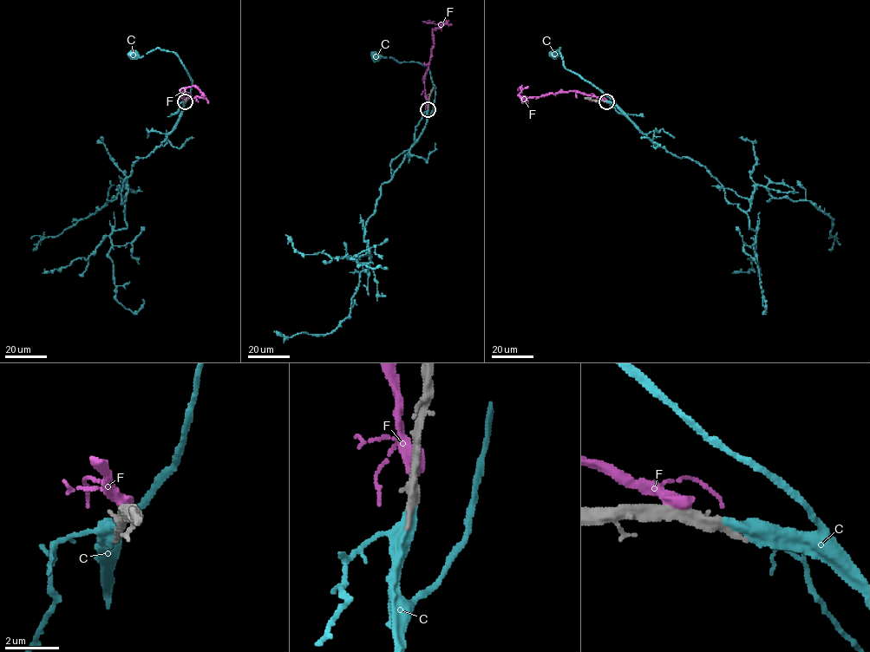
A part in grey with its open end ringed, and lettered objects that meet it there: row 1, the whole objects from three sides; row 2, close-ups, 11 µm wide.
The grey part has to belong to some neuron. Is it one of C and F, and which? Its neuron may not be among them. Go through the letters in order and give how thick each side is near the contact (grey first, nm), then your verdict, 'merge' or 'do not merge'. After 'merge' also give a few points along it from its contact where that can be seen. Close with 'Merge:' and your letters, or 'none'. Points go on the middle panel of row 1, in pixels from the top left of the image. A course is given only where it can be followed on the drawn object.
C: 440 nm thick on the grey side, 500 nm on the other; merge; it runs (428, 109), (428, 116), (434, 97), (428, 68), (415, 61), (399, 62), (375, 55)
F: 360 nm thick on the grey side, 600 nm on the other; do not merge
Merge: C

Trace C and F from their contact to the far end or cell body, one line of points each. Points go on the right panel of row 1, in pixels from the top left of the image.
C: (606, 101), (614, 101), (565, 68), (559, 48), (554, 57), (553, 54)
F: (603, 100), (570, 91), (526, 98), (519, 94), (521, 86), (519, 90)

